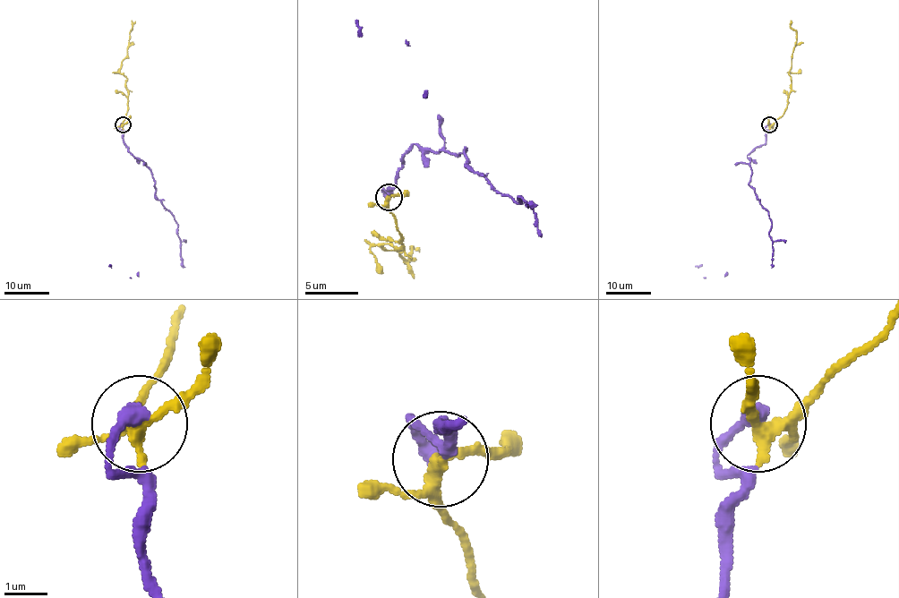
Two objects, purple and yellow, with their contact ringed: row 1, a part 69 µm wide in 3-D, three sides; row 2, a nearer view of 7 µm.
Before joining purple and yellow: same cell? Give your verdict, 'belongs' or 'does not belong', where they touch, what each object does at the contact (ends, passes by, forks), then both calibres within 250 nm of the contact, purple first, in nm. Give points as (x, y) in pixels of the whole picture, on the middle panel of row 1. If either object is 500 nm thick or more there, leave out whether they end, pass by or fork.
belongs; at (389, 197); purple ends there; yellow forks there; 400 nm thick on the purple side, 240 nm on the other

